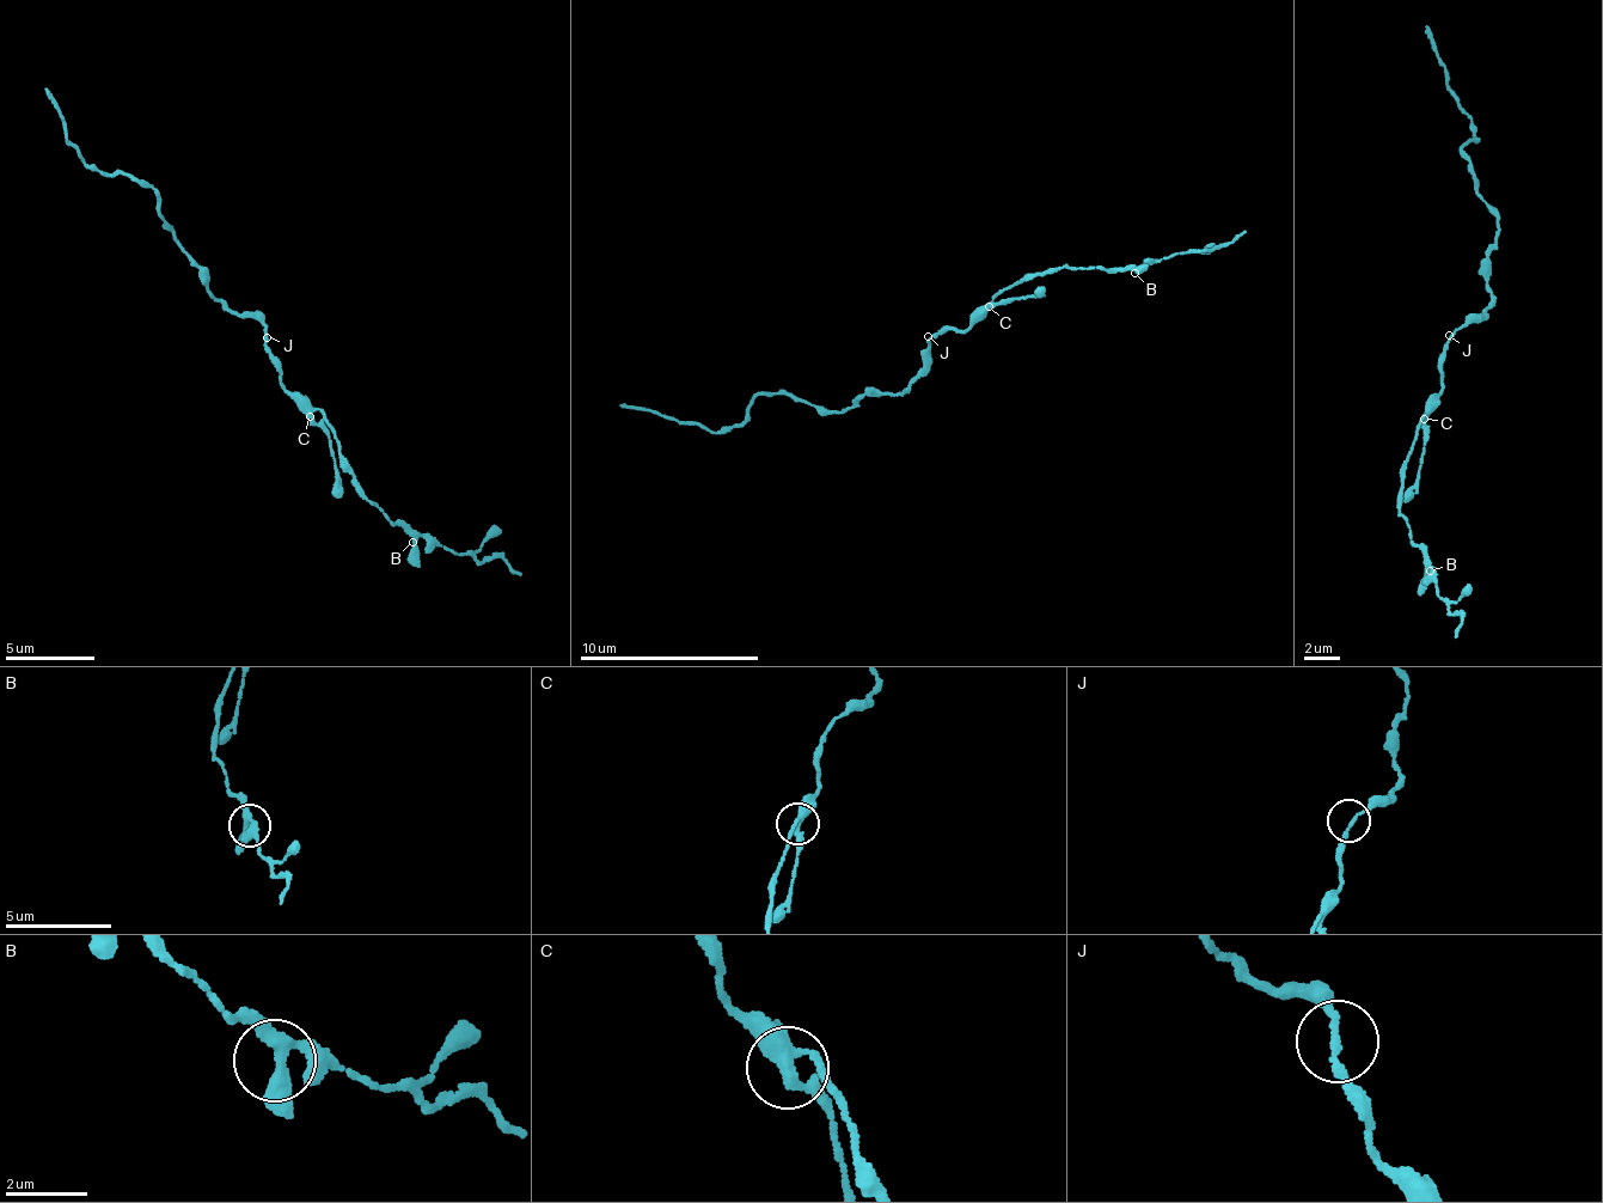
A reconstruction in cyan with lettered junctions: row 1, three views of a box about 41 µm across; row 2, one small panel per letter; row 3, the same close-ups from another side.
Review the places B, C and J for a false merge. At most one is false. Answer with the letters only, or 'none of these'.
C

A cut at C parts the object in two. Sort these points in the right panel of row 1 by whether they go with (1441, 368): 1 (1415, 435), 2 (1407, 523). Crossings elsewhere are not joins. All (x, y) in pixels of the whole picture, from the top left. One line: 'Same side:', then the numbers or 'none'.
Same side: 1, 2

